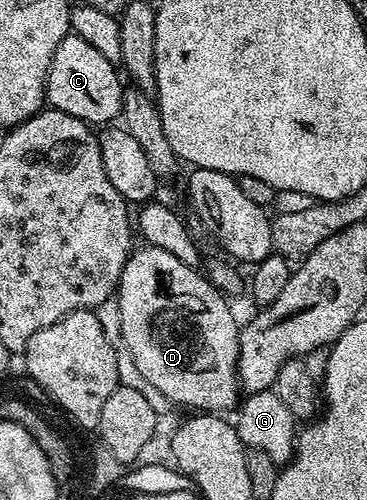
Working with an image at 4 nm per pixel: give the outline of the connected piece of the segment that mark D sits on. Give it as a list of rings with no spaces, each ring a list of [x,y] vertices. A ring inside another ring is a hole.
[[[147,245],[141,248],[141,251],[136,249],[129,254],[118,288],[122,337],[129,346],[135,365],[173,405],[181,403],[200,413],[231,412],[241,398],[242,388],[236,374],[240,348],[238,322],[228,308],[229,300],[197,268],[182,265],[182,261],[166,253],[166,249]]]

